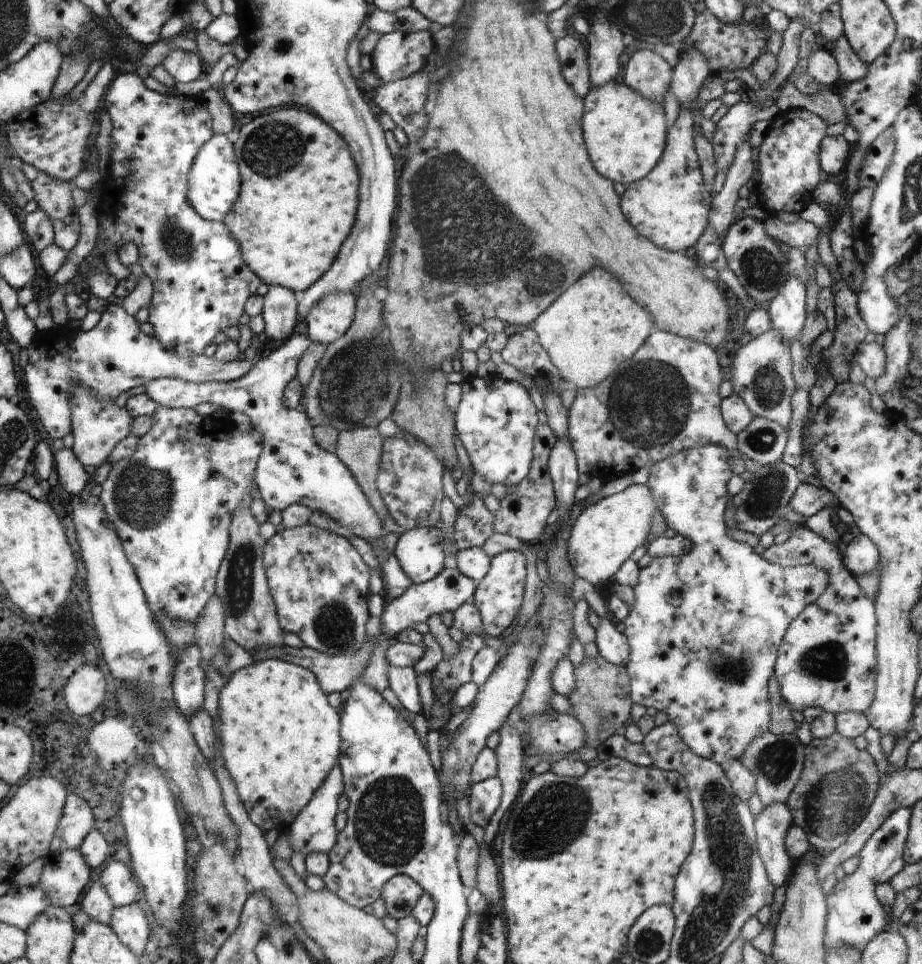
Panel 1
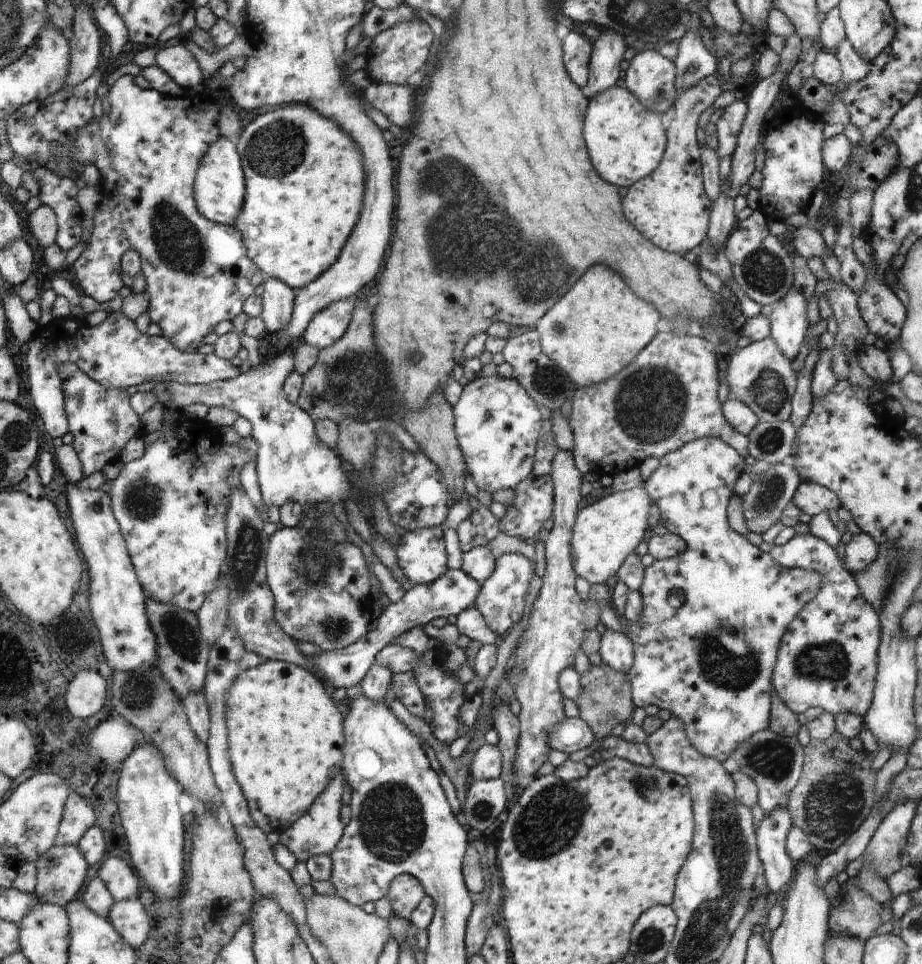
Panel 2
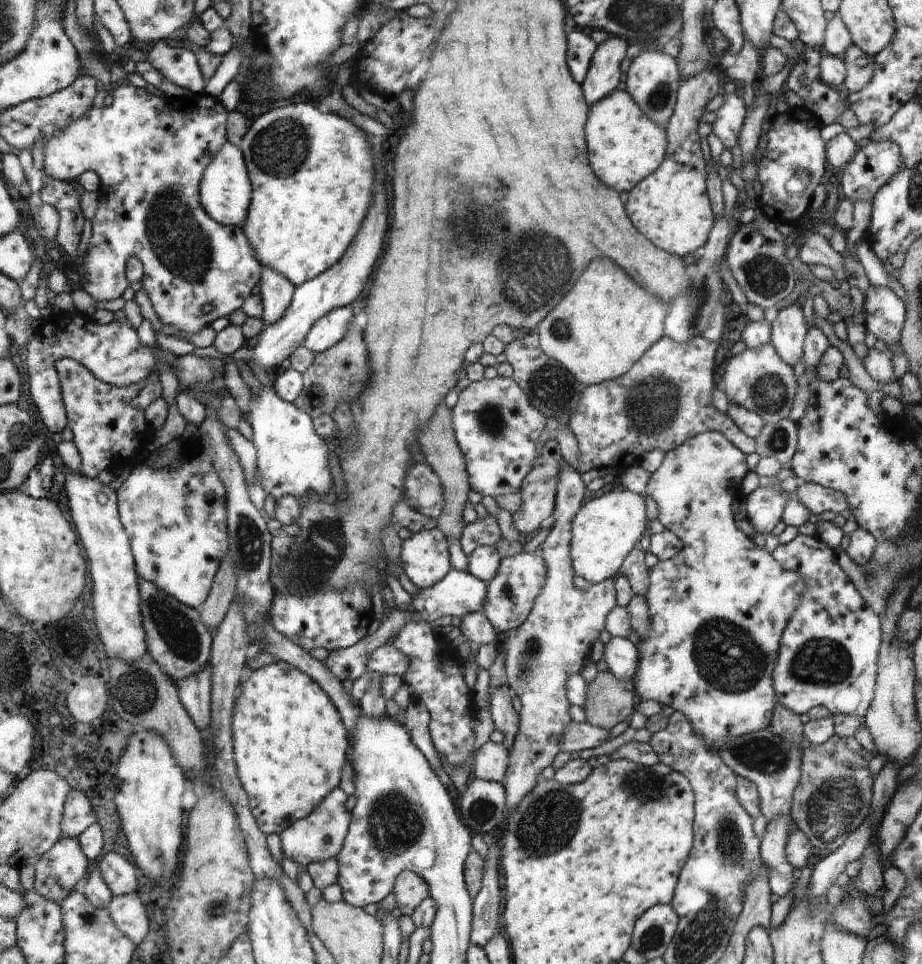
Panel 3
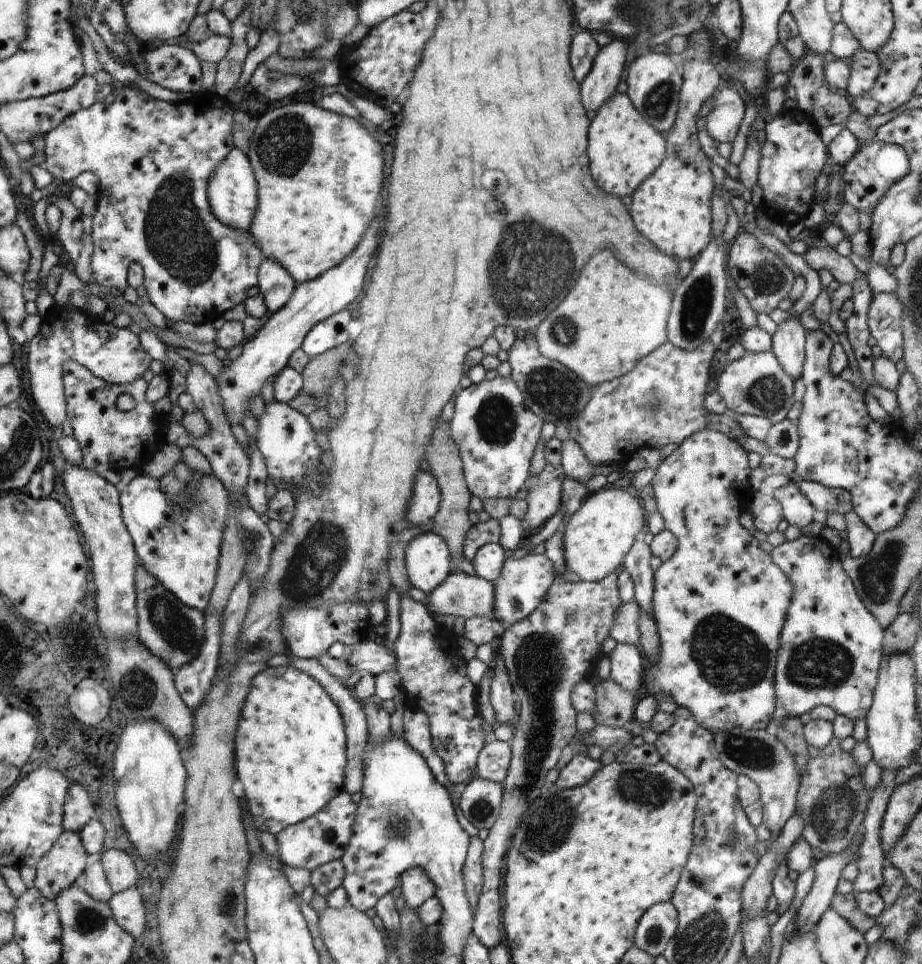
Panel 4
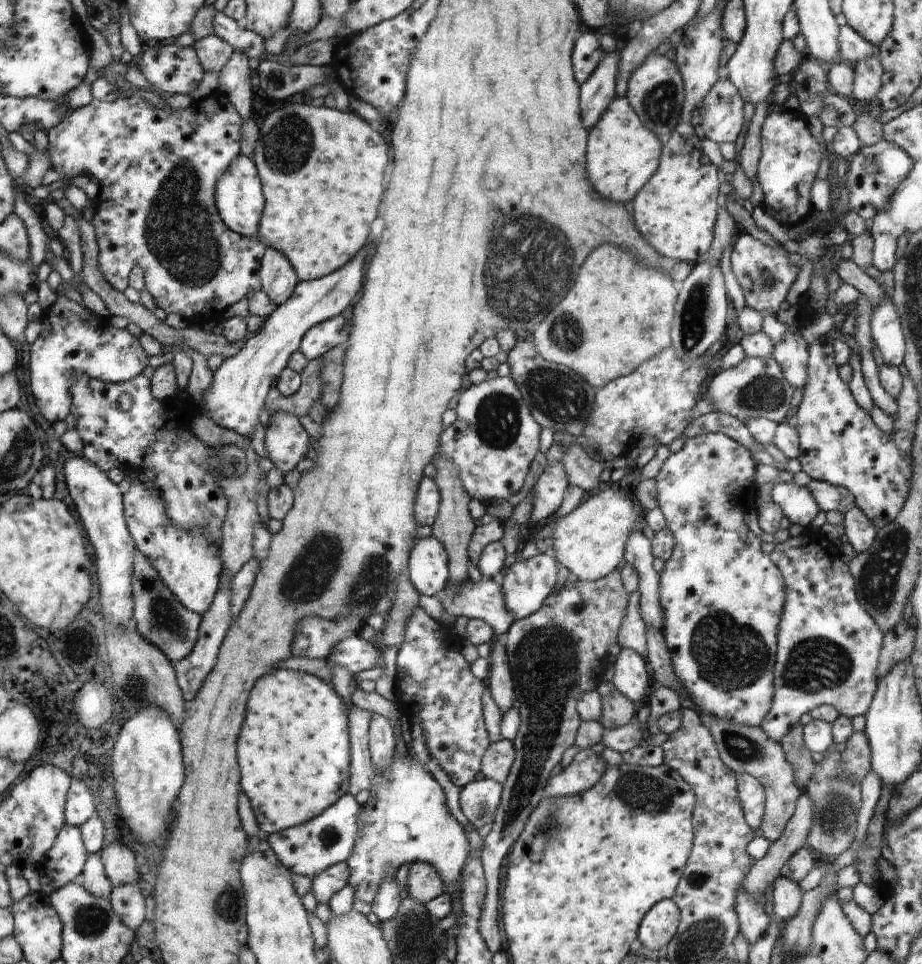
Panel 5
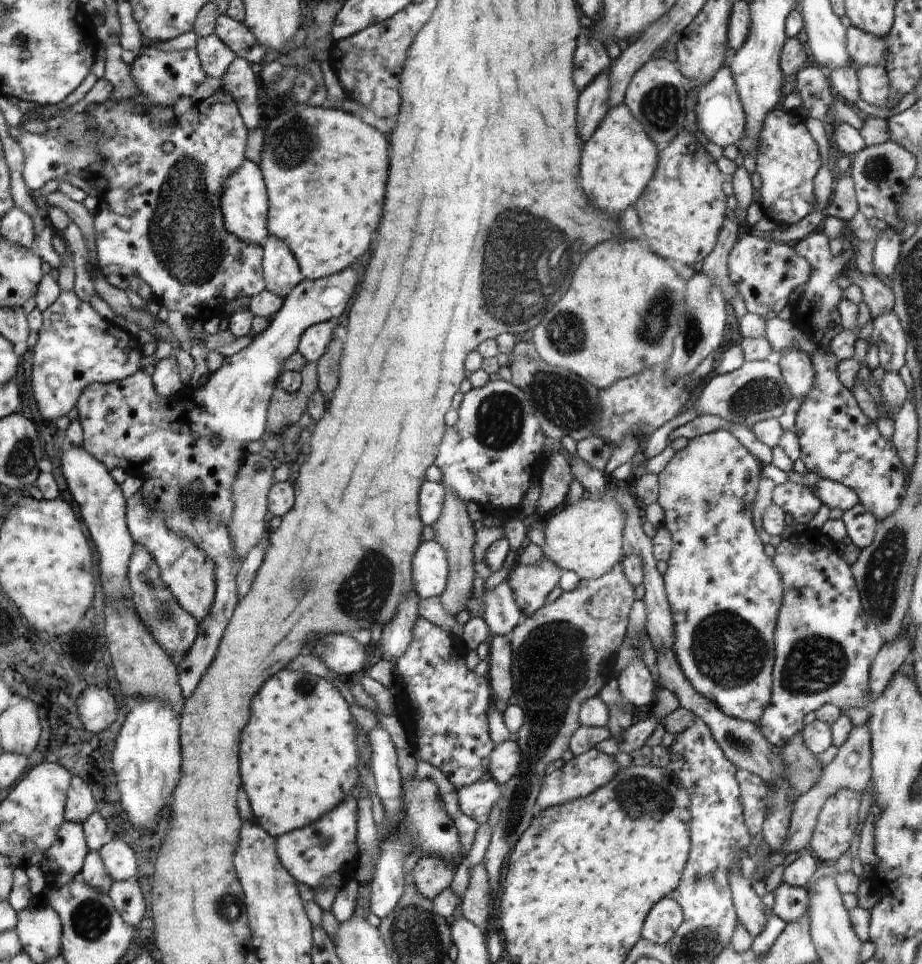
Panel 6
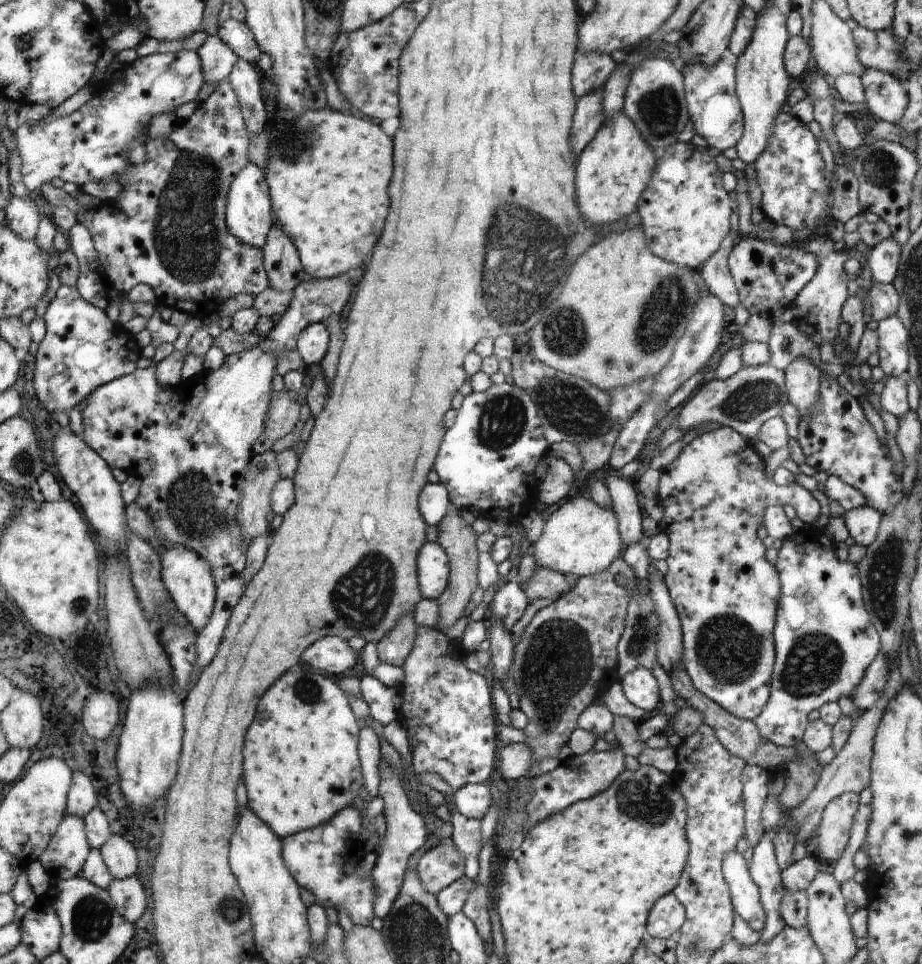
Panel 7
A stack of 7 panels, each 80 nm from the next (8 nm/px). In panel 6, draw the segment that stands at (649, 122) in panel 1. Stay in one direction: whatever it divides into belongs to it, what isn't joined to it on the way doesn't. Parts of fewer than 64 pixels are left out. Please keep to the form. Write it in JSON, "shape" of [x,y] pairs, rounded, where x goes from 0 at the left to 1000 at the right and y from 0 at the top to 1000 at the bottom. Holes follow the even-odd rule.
{"shape":[[[677,107],[669,108],[662,112],[645,138],[633,148],[628,191],[645,215],[672,224],[683,212],[688,214],[707,187],[715,157],[684,113]]]}

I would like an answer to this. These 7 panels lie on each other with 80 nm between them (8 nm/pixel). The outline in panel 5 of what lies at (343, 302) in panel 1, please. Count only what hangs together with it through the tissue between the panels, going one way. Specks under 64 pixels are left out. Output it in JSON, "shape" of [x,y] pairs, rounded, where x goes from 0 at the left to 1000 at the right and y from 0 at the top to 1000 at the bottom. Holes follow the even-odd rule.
{"shape":[[[371,327],[344,336],[333,344],[324,364],[334,372],[347,372],[362,360],[373,359],[380,349],[380,335]]]}

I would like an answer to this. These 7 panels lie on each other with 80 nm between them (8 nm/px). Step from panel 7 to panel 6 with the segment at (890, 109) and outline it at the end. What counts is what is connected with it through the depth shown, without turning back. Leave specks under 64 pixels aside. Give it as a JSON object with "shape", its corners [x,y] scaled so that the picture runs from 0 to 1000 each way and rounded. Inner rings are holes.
{"shape":[[[937,67],[930,71],[932,102],[954,112],[969,113],[965,102],[965,86],[957,67]]]}

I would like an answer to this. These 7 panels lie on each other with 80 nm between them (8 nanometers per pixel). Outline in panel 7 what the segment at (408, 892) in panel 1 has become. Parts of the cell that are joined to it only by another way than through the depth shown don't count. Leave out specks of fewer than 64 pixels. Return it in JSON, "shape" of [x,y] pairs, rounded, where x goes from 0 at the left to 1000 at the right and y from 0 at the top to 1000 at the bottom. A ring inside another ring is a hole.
{"shape":[[[474,876],[456,889],[451,904],[456,909],[460,923],[475,929],[480,921],[488,920],[490,916],[505,907],[504,890],[492,876]]]}

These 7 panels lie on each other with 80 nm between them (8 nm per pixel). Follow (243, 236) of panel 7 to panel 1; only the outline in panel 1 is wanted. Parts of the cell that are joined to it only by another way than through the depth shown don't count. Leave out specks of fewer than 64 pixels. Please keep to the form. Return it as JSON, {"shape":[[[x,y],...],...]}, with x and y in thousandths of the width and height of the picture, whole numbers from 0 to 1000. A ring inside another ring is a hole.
{"shape":[[[232,139],[230,145],[226,144],[226,154],[217,158],[217,166],[213,166],[213,174],[208,174],[208,199],[203,199],[203,203],[208,203],[208,212],[213,212],[213,220],[227,229],[242,230],[243,223],[252,216],[260,199],[261,185],[257,167],[257,162],[253,149],[244,139]]]}

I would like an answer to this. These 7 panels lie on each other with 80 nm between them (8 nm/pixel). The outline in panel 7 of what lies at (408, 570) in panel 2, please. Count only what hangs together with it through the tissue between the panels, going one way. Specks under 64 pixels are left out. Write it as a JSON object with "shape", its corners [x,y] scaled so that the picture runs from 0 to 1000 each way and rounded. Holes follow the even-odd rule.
{"shape":[[[463,562],[456,568],[453,577],[454,606],[458,620],[475,621],[485,612],[486,589],[485,572],[474,562]]]}

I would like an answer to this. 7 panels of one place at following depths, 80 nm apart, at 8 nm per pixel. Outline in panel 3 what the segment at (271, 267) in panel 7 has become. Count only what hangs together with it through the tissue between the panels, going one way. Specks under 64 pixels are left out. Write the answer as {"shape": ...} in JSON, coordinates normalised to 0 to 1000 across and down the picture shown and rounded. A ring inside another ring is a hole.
{"shape":[[[285,277],[281,295],[285,313],[283,331],[286,336],[294,337],[306,331],[312,318],[316,317],[321,297],[306,283],[291,277]]]}

